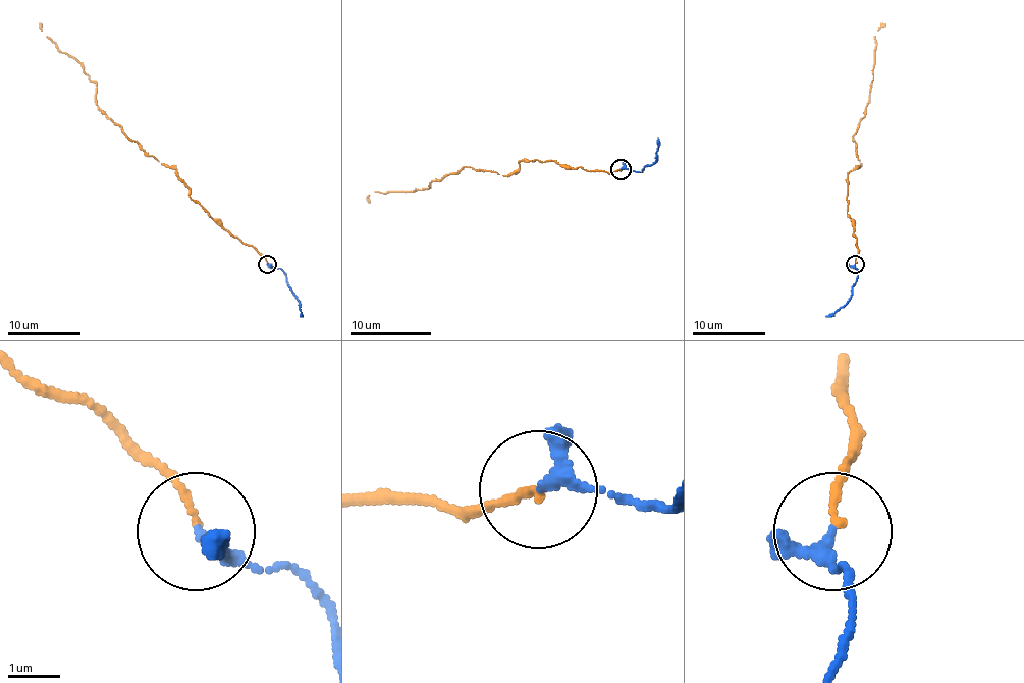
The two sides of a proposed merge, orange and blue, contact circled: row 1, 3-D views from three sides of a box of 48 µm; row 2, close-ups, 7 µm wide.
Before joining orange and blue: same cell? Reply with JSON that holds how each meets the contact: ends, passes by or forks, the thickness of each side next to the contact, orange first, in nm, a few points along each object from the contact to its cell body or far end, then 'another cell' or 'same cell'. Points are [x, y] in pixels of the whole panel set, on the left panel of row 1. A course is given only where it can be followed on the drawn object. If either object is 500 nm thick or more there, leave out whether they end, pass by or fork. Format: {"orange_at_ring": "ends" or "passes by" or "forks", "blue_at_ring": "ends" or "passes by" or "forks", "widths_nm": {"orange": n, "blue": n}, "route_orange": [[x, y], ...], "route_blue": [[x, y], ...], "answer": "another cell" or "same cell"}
{"orange_at_ring": "ends", "blue_at_ring": "passes by", "widths_nm": {"orange": 130, "blue": 180}, "route_orange": [[267, 262], [218, 224], [167, 164], [158, 162], [98, 107], [96, 84], [41, 31], [41, 23]], "route_blue": [[267, 264], [285, 275], [299, 301], [301, 317]], "answer": "same cell"}

